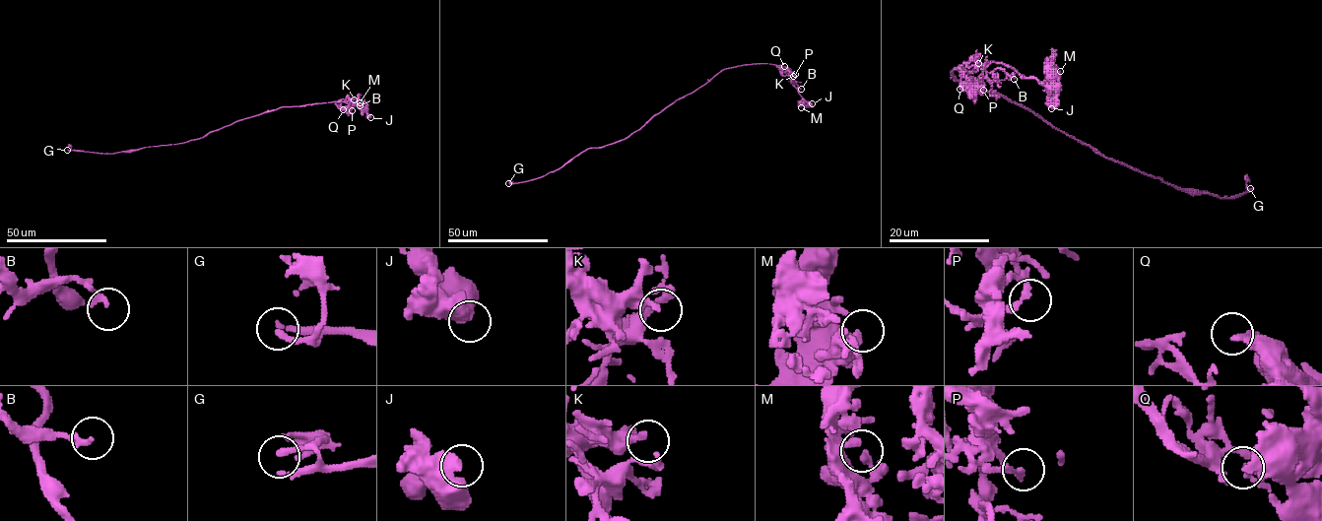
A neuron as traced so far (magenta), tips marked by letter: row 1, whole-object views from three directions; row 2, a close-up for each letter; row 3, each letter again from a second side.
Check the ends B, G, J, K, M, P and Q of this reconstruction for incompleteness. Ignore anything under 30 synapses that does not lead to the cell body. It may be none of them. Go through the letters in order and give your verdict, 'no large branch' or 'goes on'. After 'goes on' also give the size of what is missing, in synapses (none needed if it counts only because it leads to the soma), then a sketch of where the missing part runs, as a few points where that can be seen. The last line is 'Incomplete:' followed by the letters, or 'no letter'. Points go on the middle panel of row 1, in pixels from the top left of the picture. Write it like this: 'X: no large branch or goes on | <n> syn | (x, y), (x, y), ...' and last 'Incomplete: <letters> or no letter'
B: no large branch
G: goes on
J: no large branch
K: no large branch
M: no large branch
P: no large branch
Q: no large branch
Incomplete: G

